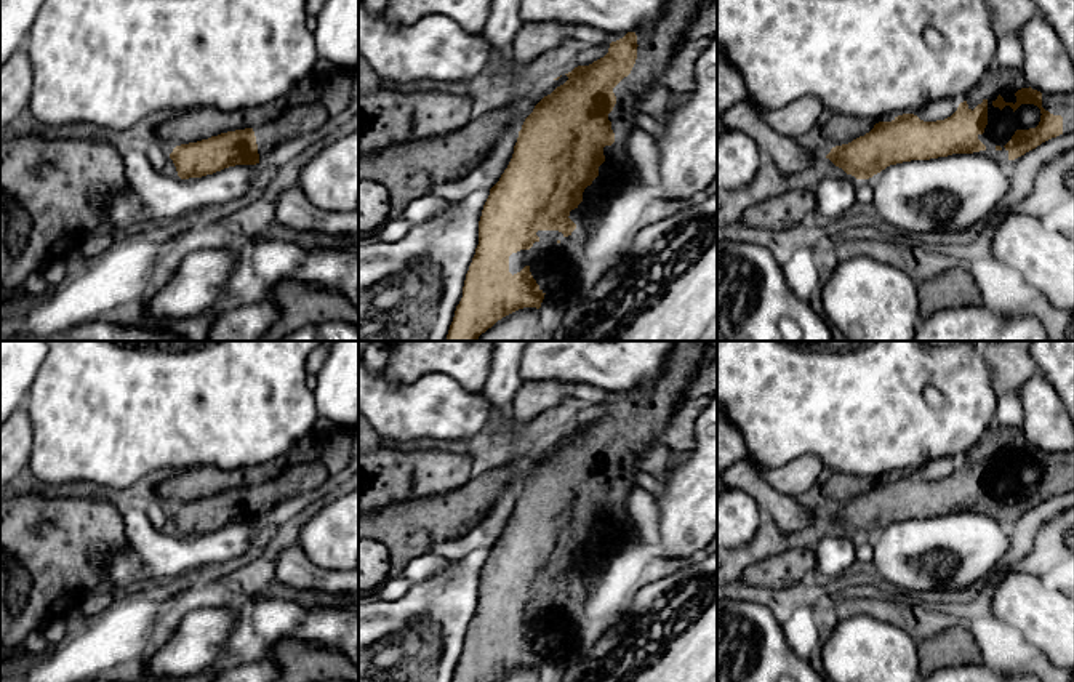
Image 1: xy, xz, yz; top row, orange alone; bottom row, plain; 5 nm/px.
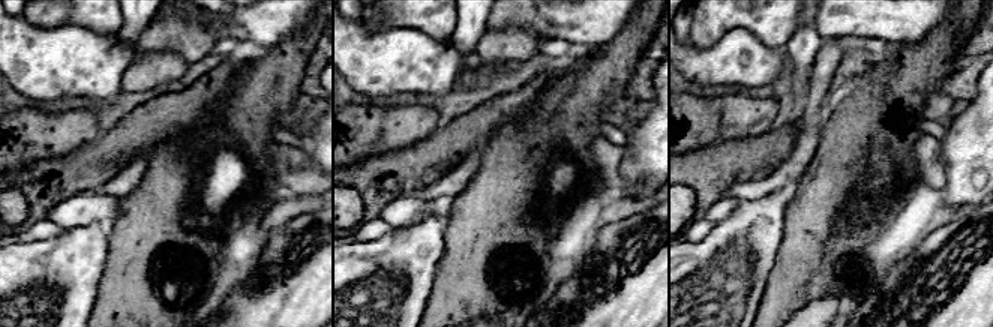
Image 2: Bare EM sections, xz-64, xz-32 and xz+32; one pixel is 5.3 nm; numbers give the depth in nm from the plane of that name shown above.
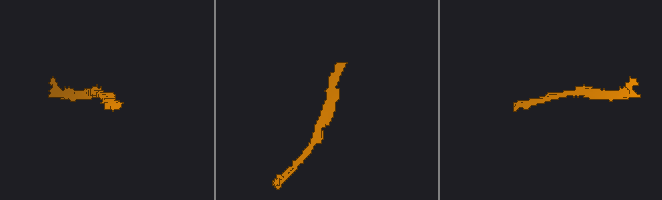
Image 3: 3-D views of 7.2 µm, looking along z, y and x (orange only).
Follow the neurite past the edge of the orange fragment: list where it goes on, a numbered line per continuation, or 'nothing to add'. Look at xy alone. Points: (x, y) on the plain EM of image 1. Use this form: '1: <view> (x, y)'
1: xy (303, 477)

